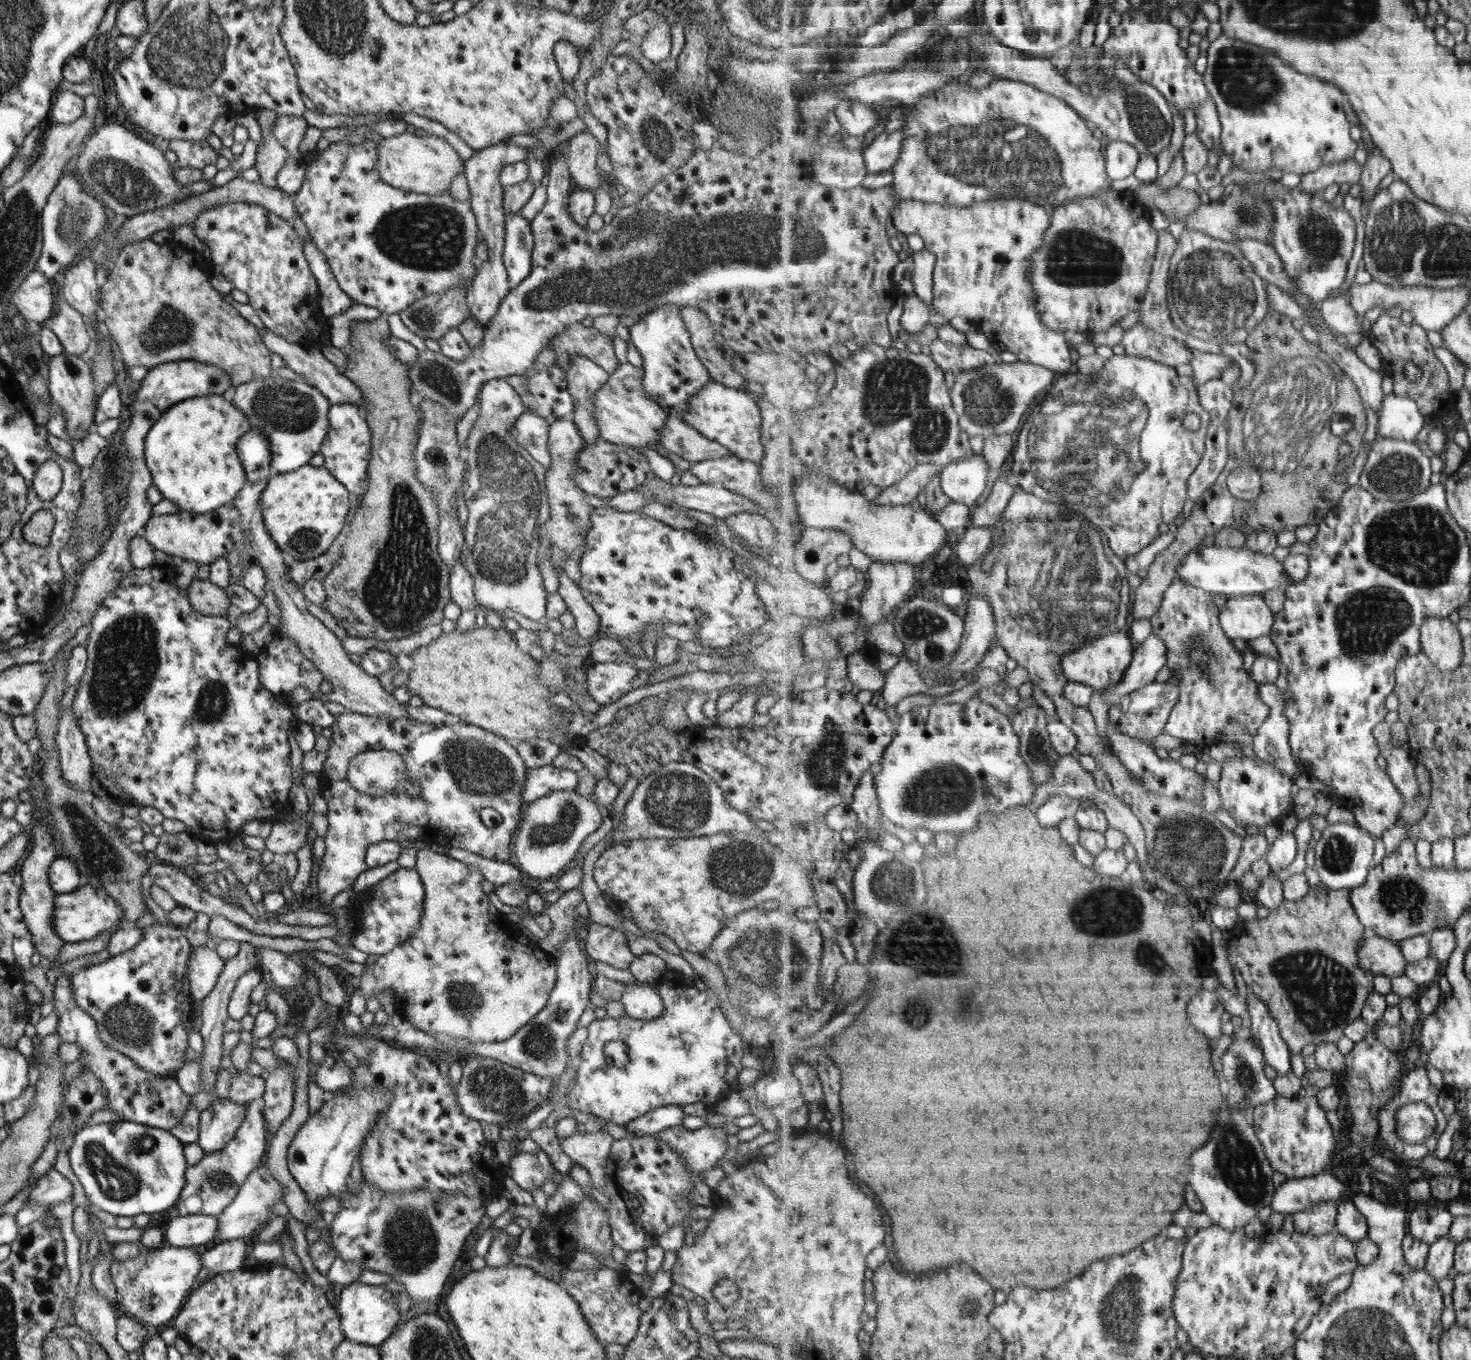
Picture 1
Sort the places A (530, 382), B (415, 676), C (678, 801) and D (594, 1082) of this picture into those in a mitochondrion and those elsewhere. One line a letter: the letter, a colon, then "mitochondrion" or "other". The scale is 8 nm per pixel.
A: other
B: other
C: mitochondrion
D: other

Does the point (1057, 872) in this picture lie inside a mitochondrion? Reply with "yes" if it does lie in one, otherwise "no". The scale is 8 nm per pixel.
no

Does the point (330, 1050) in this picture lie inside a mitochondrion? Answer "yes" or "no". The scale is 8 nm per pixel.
no

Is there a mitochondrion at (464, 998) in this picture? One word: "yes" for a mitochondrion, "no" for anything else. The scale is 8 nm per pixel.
yes

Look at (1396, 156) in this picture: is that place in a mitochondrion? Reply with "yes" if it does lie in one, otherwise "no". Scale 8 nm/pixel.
no

